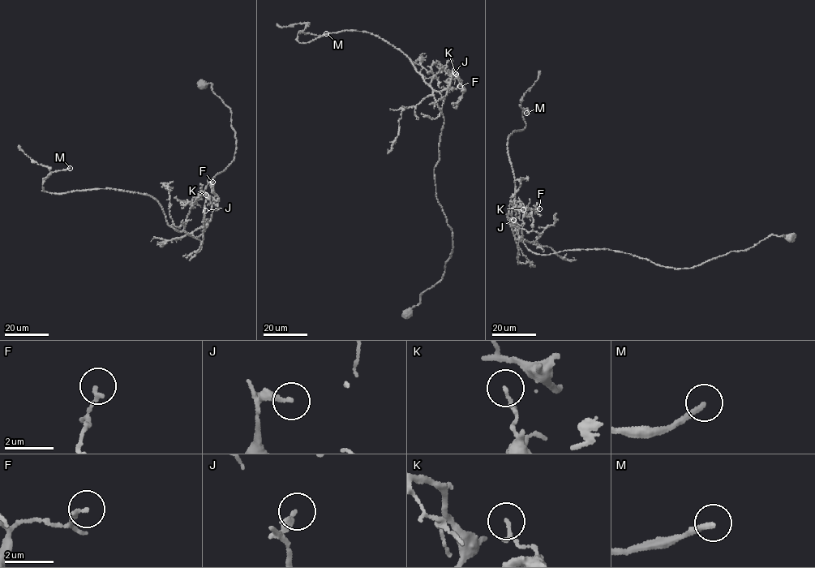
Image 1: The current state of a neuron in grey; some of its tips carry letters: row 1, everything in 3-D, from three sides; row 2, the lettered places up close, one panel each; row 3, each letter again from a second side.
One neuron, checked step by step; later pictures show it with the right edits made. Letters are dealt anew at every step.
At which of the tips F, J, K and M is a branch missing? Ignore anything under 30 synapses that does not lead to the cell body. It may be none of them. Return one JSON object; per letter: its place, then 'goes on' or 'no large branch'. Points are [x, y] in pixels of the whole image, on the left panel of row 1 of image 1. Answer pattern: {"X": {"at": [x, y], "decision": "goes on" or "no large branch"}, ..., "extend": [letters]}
{"F": {"at": [212, 182], "decision": "no large branch"}, "J": {"at": [205, 210], "decision": "no large branch"}, "K": {"at": [206, 195], "decision": "no large branch"}, "M": {"at": [70, 168], "decision": "goes on"}, "extend": ["M"]}

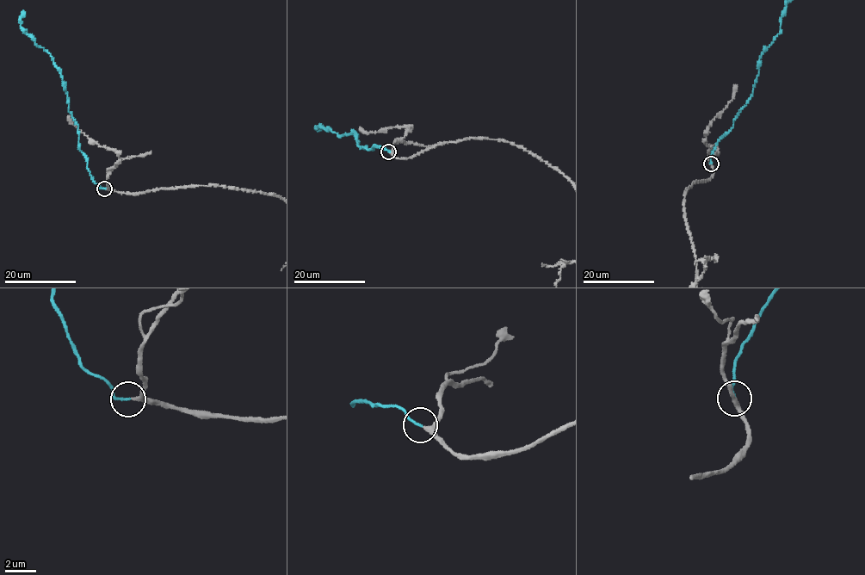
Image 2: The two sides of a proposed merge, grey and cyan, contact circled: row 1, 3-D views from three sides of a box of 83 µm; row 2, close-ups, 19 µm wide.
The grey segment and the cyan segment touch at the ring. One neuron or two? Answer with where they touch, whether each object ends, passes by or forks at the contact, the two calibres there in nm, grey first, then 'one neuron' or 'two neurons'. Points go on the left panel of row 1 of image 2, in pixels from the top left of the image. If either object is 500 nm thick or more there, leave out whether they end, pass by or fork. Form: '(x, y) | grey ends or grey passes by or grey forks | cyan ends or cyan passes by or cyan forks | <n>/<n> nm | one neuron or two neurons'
(104, 188) | grey passes by | cyan ends | 240/150 nm | one neuron

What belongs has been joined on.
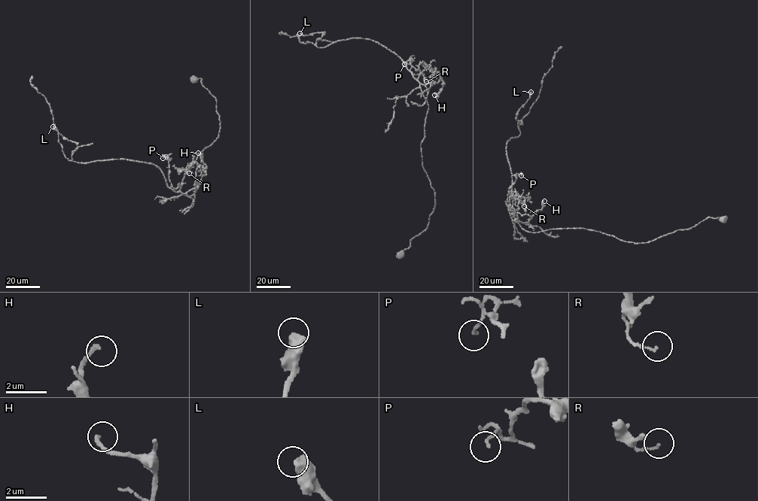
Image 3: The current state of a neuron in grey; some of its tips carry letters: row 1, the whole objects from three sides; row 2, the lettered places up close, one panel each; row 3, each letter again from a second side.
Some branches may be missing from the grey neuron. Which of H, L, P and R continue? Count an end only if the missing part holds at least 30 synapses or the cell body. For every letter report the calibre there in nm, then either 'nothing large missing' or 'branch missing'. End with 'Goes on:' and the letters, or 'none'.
H: 200 nm | nothing large missing
L: 500 nm | nothing large missing
P: 130 nm | nothing large missing
R: 90 nm | nothing large missing
Goes on: none

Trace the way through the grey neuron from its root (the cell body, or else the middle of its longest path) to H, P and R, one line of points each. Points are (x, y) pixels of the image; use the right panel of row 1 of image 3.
H: (722, 219), (707, 217), (689, 229), (636, 243), (580, 228), (522, 229), (517, 213), (532, 216), (544, 201)
P: (722, 219), (707, 217), (646, 243), (580, 228), (529, 232), (506, 203), (509, 188), (521, 175)
R: (722, 219), (707, 217), (636, 243), (580, 228), (528, 232), (508, 192), (518, 193), (524, 206)

